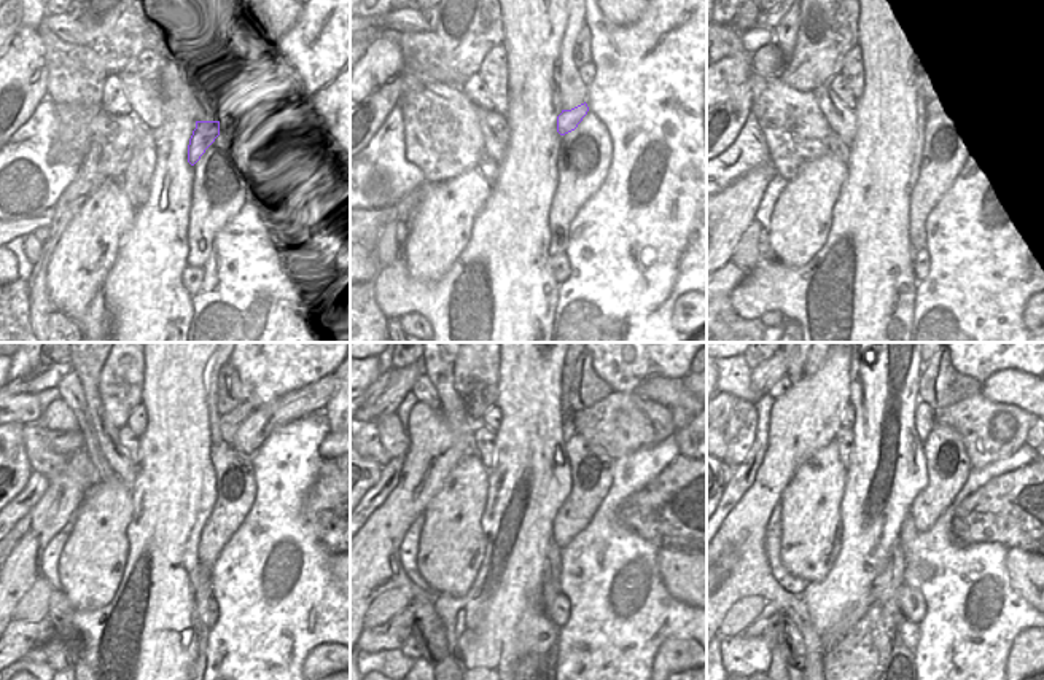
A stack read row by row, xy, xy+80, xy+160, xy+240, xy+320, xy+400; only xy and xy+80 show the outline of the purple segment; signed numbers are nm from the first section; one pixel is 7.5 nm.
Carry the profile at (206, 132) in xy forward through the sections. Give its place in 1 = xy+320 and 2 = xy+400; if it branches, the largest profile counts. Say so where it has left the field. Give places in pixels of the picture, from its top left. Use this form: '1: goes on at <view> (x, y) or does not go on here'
1: goes on at xy+320 (623, 422)
2: goes on at xy+400 (957, 410)

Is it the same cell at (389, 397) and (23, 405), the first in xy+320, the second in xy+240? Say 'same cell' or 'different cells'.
same cell

